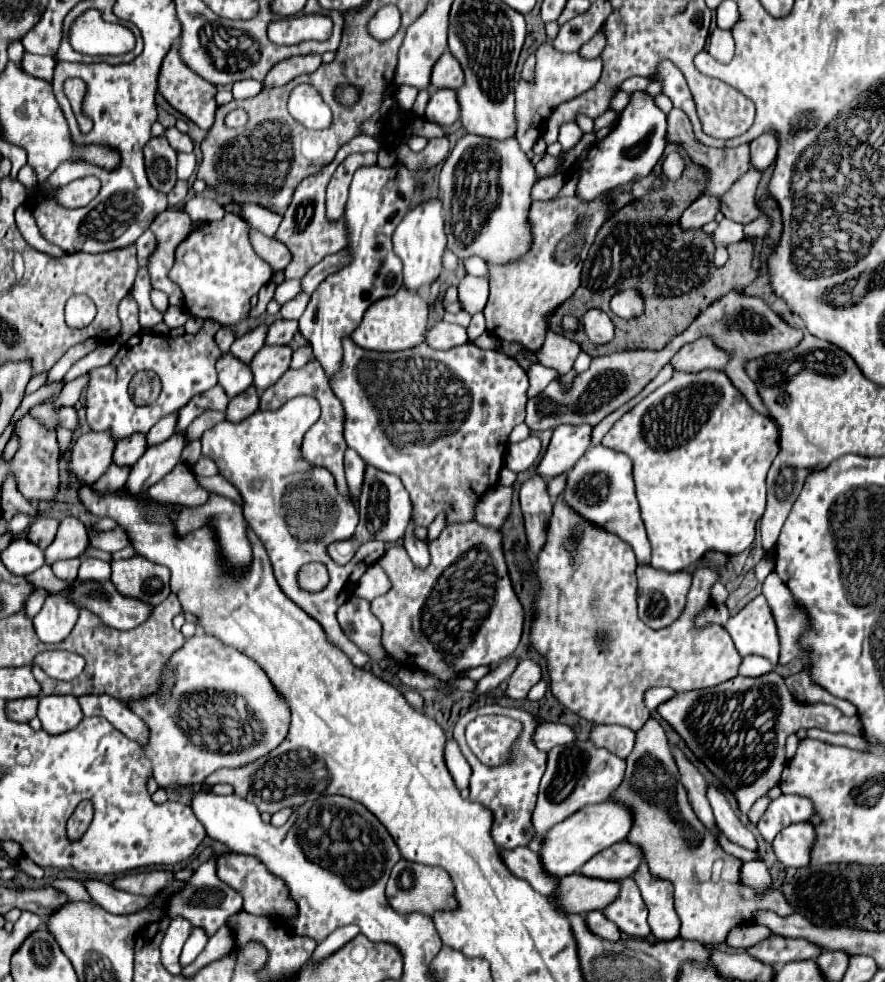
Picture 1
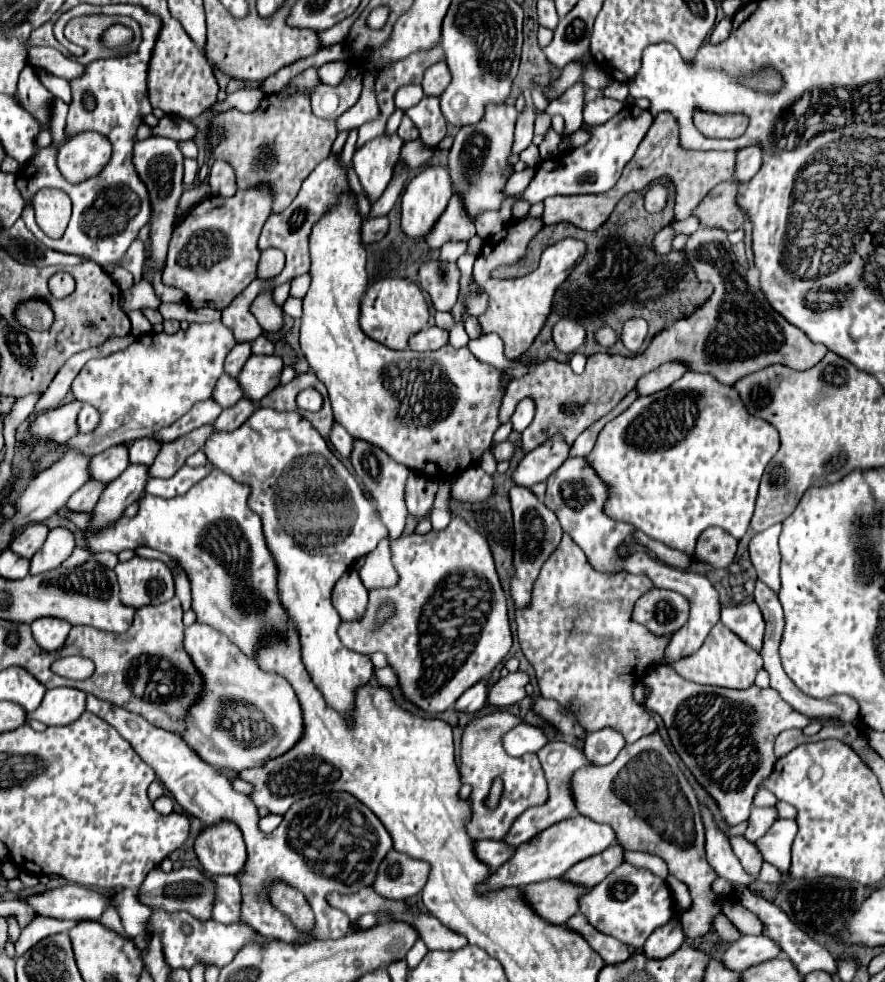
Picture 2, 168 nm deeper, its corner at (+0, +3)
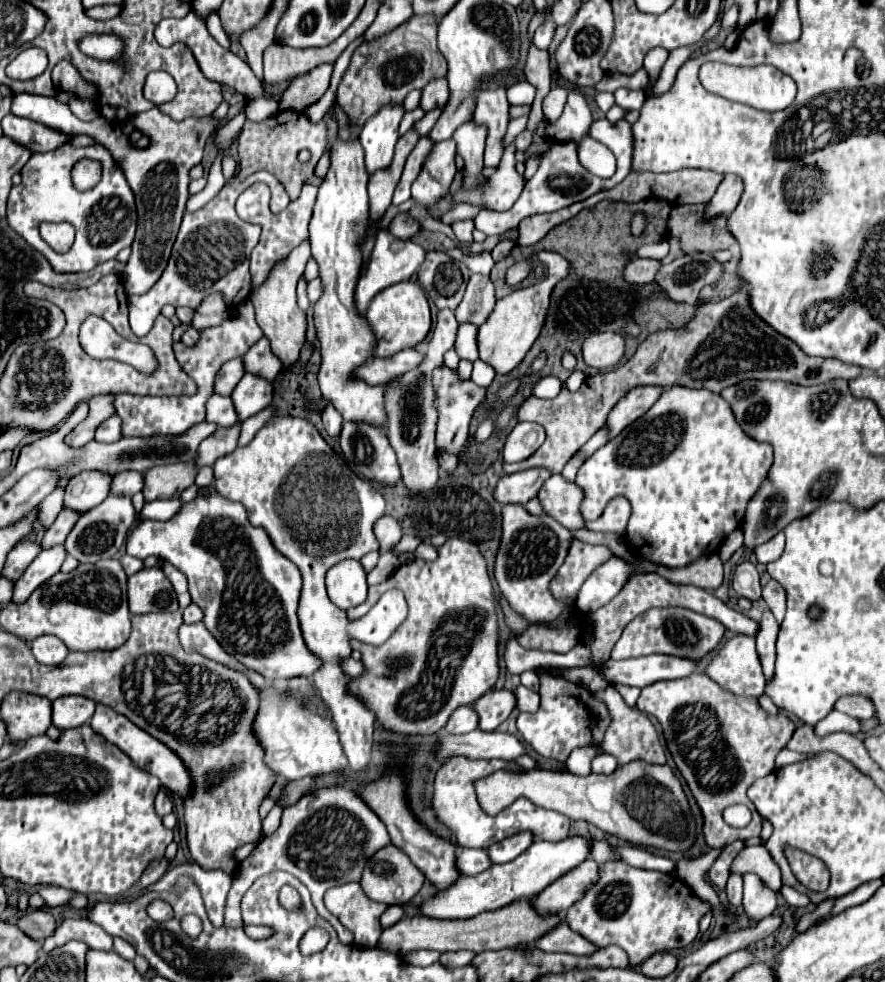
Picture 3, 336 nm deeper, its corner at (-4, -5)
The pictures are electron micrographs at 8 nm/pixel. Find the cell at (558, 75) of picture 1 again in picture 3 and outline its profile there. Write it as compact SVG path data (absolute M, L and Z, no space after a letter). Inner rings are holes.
M617 89L615 93L615 103L623 107L625 111L631 109L641 109L645 103L645 93L643 91L631 91L631 89Z

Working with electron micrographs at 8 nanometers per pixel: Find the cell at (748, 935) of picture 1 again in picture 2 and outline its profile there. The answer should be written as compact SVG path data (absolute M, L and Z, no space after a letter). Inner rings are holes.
M717 915L713 919L713 929L721 939L727 939L729 943L733 943L733 941L737 941L741 937L741 933L737 929L733 929L733 923L725 915Z

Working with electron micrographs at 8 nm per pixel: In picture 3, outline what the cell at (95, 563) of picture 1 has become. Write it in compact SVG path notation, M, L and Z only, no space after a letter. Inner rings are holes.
M123 555L123 557L119 557L119 561L121 561L121 567L125 569L127 575L133 575L133 573L137 573L143 567L143 561L135 559L131 555Z

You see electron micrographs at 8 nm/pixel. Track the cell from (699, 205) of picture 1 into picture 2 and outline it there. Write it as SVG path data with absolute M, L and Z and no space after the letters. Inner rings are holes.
M665 227L653 237L653 251L657 255L667 255L671 251L671 241L673 241L673 229Z

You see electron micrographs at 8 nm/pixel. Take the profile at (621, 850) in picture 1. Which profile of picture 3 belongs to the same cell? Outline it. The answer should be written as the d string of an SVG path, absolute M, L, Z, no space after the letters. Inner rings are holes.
M593 859L583 861L579 867L557 879L553 885L549 885L543 893L539 893L533 901L537 905L535 909L541 911L541 915L551 913L565 913L575 901L579 901L589 887L597 881L599 865Z

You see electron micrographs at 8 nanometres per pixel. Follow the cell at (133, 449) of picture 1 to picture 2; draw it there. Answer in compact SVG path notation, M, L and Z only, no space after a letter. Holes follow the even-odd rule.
M115 445L113 449L107 449L105 453L99 453L89 461L89 479L109 485L127 469L127 465L127 447Z

